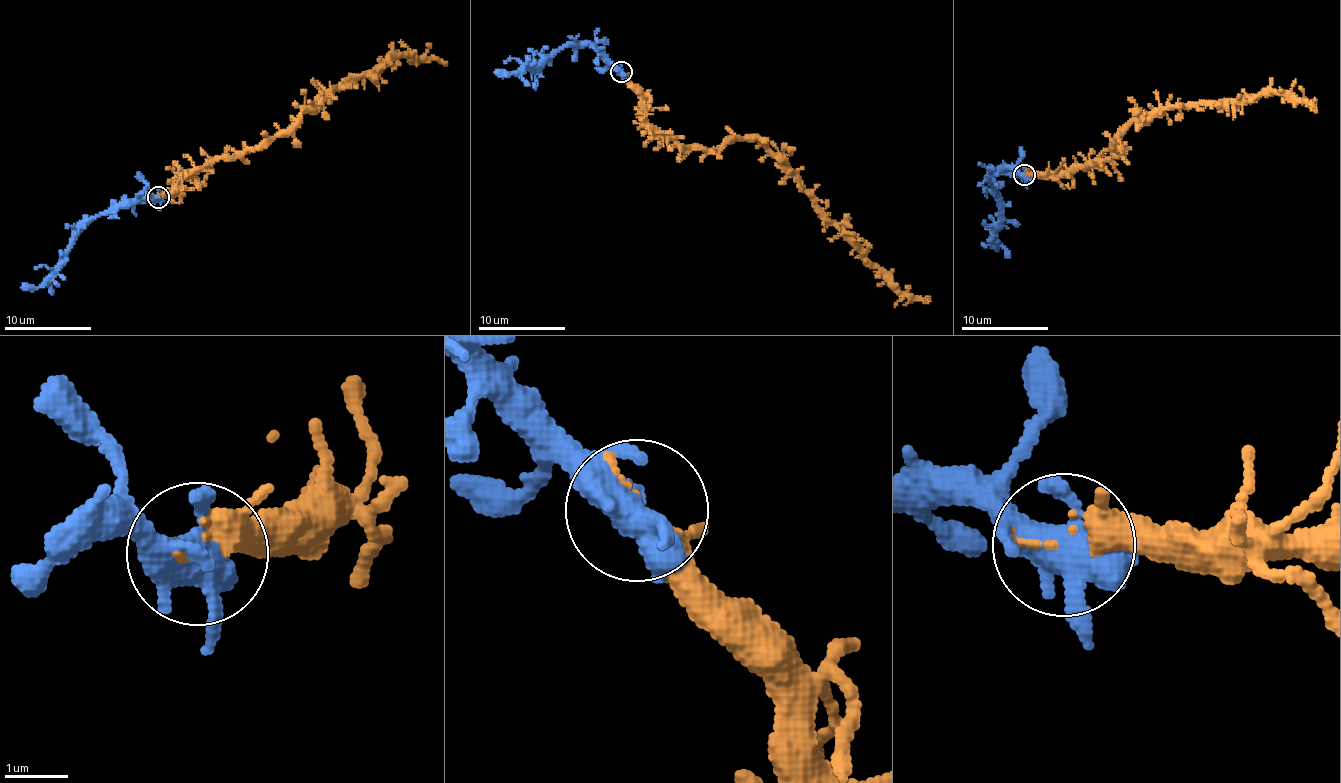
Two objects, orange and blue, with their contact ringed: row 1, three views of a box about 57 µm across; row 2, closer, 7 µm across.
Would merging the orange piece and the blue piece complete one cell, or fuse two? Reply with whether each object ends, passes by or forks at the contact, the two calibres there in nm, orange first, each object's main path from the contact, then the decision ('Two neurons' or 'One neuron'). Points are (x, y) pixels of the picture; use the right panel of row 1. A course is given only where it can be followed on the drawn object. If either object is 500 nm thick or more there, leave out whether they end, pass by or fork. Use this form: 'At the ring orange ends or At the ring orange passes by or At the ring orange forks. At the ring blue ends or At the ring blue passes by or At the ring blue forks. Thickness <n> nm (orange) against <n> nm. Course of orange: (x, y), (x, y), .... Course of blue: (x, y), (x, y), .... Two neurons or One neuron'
At the ring orange ends. At the ring blue forks. Thickness 220 nm (orange) against 440 nm. Course of orange: (1024, 173), (1073, 175), (1121, 152), (1120, 133), (1166, 109), (1271, 94), (1315, 113). Course of blue: (1024, 175), (1002, 168), (992, 176), (989, 174), (988, 181), (1000, 202), (994, 241). One neuron

